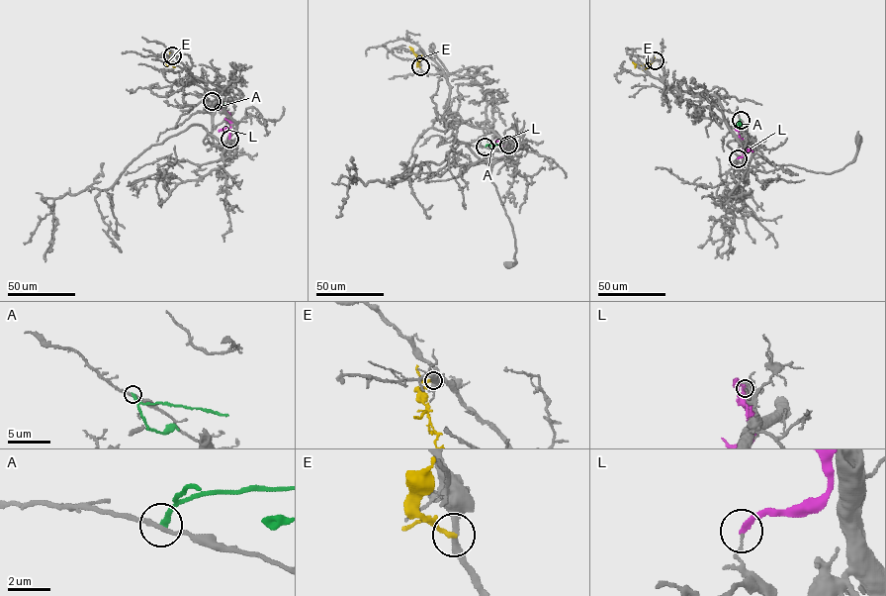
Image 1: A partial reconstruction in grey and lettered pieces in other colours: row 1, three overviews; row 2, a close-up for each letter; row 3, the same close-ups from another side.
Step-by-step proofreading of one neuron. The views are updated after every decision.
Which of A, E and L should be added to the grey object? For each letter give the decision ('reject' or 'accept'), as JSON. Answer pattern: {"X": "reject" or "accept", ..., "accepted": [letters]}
{"A": "reject", "E": "reject", "L": "reject", "accepted": []}

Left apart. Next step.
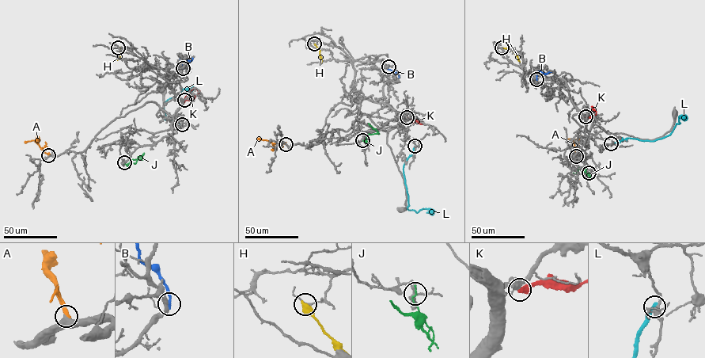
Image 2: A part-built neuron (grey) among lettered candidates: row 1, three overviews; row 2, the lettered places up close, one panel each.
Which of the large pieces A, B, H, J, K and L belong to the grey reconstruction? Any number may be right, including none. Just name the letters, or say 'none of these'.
A

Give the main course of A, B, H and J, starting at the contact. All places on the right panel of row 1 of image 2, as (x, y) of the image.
A: (576, 156), (574, 143), (571, 139), (566, 139)
B: (536, 79), (536, 70), (545, 74), (551, 71)
H: (502, 47), (514, 51), (520, 62)
J: (588, 173), (590, 177), (585, 170), (585, 167), (580, 168), (576, 174), (573, 173)

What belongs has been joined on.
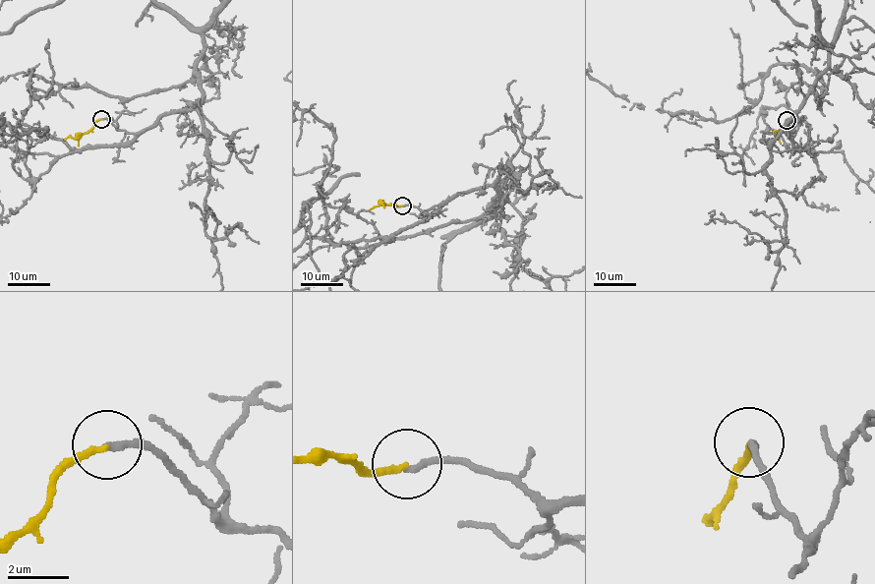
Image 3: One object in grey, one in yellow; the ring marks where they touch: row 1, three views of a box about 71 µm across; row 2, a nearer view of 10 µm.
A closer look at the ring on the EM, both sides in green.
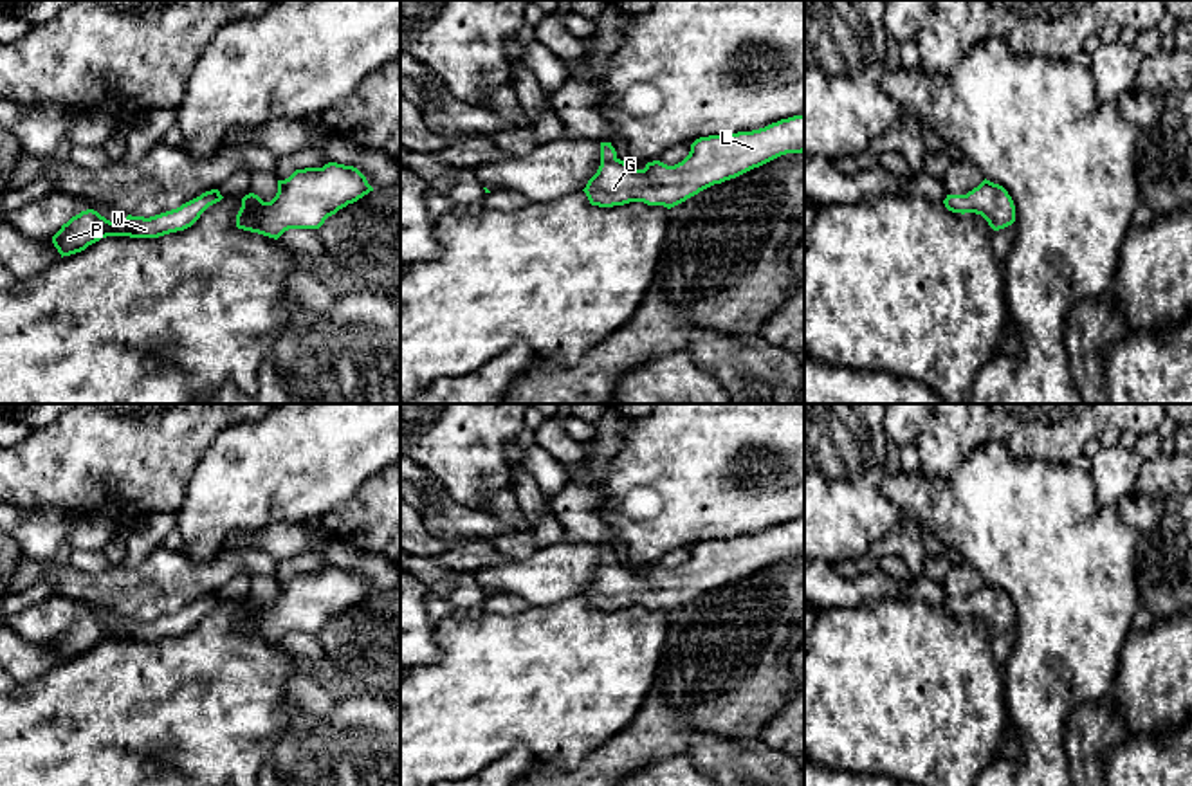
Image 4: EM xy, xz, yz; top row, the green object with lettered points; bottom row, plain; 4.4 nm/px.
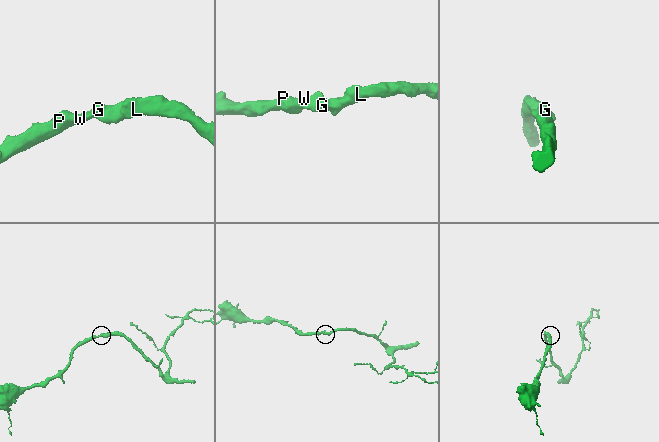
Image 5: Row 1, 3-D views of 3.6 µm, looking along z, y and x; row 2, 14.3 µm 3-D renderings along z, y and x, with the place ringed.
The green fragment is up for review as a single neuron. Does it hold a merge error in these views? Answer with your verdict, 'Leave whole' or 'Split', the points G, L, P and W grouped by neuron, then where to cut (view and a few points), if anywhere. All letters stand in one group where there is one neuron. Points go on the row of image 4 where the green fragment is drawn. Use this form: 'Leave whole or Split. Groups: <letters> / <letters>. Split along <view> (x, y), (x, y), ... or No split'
Leave whole. Groups: G L P W. No split

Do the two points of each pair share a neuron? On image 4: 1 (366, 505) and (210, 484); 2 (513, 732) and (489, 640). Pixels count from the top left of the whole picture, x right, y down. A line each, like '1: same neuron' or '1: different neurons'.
1: different neurons
2: same neuron

